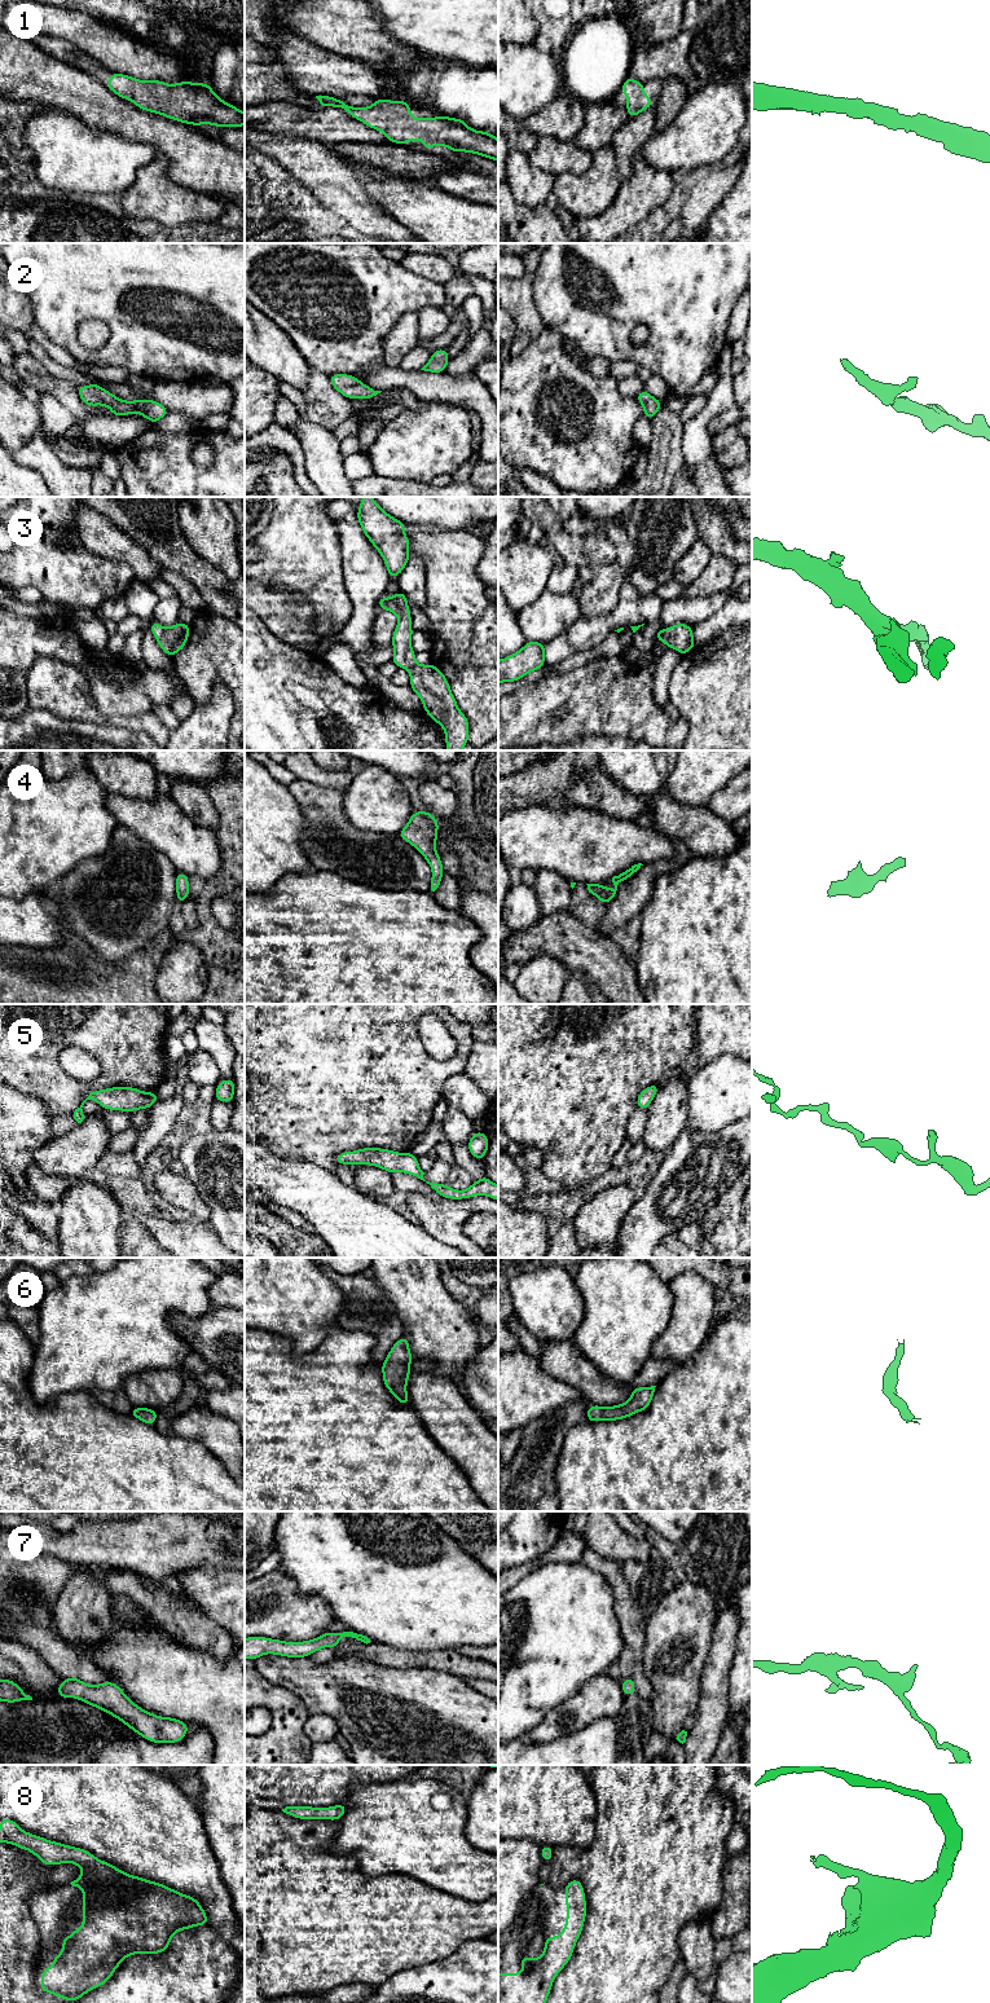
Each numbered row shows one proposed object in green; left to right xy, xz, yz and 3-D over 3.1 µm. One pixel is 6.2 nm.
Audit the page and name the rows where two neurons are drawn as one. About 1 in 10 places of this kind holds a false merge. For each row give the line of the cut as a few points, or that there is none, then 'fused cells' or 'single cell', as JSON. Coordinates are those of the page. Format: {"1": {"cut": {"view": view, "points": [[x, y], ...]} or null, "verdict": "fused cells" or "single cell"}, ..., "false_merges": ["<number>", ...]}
{"1": {"cut": null, "verdict": "single cell"}, "2": {"cut": null, "verdict": "single cell"}, "3": {"cut": null, "verdict": "single cell"}, "4": {"cut": null, "verdict": "single cell"}, "5": {"cut": null, "verdict": "single cell"}, "6": {"cut": null, "verdict": "single cell"}, "7": {"cut": null, "verdict": "single cell"}, "8": {"cut": null, "verdict": "single cell"}, "false_merges": []}

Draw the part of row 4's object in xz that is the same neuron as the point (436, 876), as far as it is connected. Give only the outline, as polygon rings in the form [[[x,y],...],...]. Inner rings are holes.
[[[428,811],[412,813],[408,824],[397,833],[399,837],[413,845],[428,862],[432,877],[428,893],[435,894],[440,886],[444,868],[436,851],[439,823]]]

